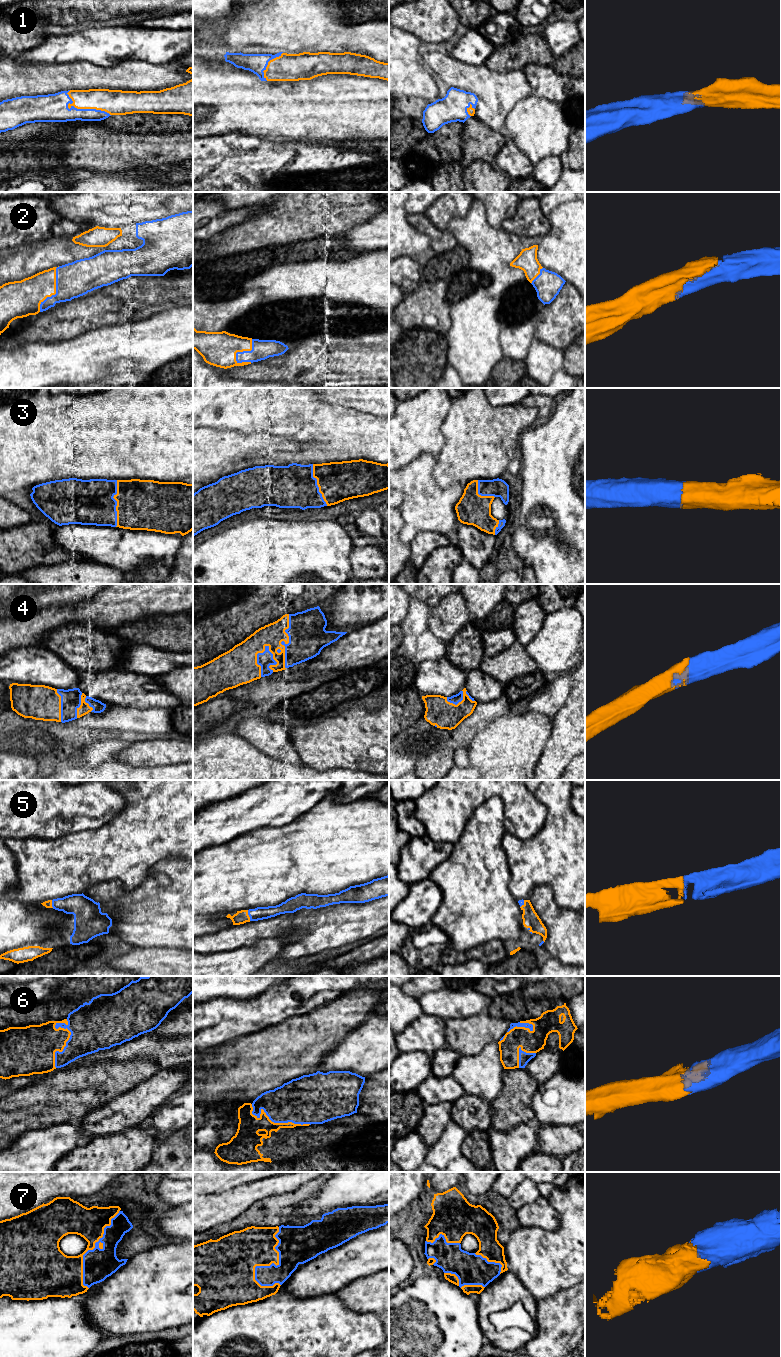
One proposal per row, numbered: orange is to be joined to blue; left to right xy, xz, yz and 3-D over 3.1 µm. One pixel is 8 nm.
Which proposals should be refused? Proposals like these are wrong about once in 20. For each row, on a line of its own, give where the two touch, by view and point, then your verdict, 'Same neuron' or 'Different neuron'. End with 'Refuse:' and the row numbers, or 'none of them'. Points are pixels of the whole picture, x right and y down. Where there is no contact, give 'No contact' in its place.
1: Touches blue at xy (85, 109). Same neuron
2: Touches blue at xy (56, 290). Same neuron
3: Touches blue at xy (116, 503). Same neuron
4: Touches blue at xz (257, 659). Same neuron
5: Touches blue at xz (248, 914). Same neuron
6: Touches blue at xy (70, 1036). Same neuron
7: Touches blue at xy (91, 1250). Same neuron
Refuse: none of them

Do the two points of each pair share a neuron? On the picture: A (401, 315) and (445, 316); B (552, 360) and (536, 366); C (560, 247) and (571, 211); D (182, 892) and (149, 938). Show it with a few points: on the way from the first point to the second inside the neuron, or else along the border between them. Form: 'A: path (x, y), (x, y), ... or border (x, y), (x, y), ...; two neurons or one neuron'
A: path (412, 310), (434, 309); one neuron
B: path (548, 360), (545, 360), (540, 365); one neuron
C: path (569, 238), (571, 236), (571, 220); one neuron
D: path (179, 903), (155, 927); one neuron

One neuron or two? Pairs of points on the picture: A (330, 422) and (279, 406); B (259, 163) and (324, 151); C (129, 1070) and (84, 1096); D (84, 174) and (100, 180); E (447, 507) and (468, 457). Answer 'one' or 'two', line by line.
A: one
B: one
C: one
D: two
E: two

